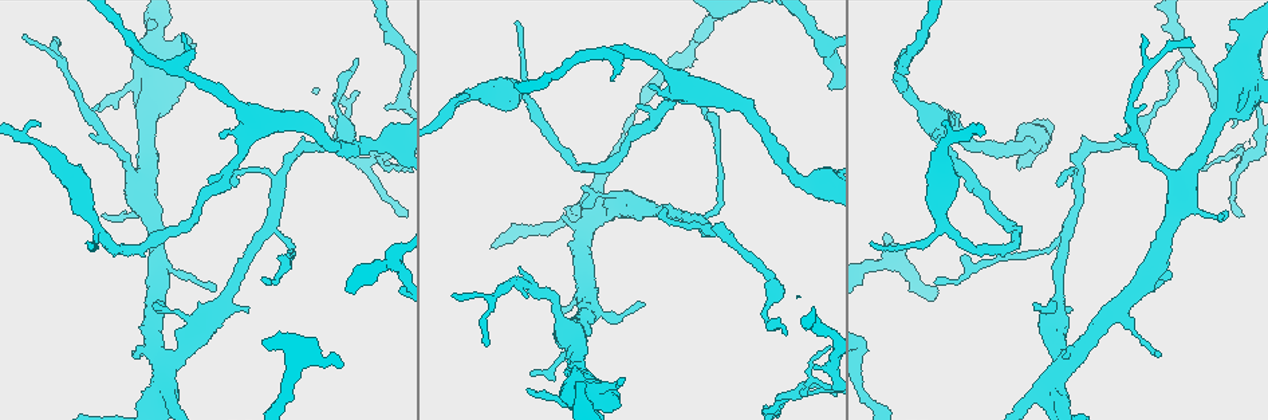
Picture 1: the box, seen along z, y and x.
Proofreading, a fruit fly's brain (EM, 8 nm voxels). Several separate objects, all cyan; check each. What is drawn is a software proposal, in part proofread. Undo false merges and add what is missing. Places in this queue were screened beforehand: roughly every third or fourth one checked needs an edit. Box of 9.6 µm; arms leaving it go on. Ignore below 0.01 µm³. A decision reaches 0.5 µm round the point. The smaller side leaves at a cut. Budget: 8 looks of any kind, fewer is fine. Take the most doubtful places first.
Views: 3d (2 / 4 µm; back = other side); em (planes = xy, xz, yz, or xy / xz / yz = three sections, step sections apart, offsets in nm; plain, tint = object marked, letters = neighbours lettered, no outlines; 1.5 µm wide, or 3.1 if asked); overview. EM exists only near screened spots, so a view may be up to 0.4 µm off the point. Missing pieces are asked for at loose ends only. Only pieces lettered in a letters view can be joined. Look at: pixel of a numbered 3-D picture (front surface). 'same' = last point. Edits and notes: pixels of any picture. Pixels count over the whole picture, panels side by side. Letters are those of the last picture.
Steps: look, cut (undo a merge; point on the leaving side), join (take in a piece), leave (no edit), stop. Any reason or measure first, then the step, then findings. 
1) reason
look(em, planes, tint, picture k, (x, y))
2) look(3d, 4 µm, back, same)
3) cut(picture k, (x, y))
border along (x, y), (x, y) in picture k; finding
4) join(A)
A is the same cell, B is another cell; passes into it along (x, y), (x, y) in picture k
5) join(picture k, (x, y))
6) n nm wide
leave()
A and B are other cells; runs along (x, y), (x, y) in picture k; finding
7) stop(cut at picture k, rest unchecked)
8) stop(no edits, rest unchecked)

branch stops here
look(em, xy, step 4, letters, picture 1, (1068, 313))

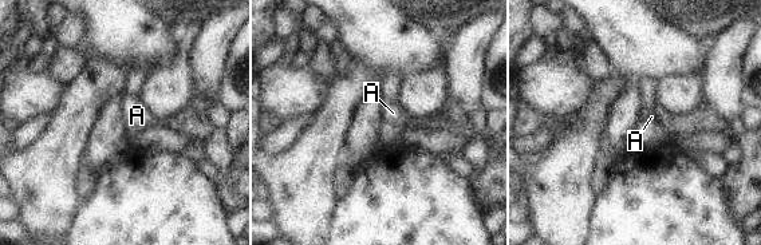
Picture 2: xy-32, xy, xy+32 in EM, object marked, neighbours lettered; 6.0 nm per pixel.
cut it another way
look(em, planes, letters, same)

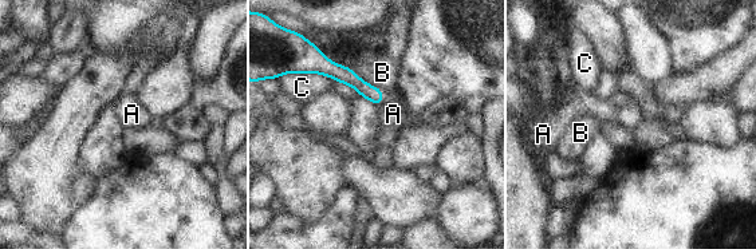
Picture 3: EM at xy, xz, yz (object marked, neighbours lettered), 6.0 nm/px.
leave()
A, B and C are other cells; border along (351, 68), (382, 91) in picture 3; none of them fits

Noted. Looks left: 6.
look(em, planes, letters, picture 1, (181, 35))

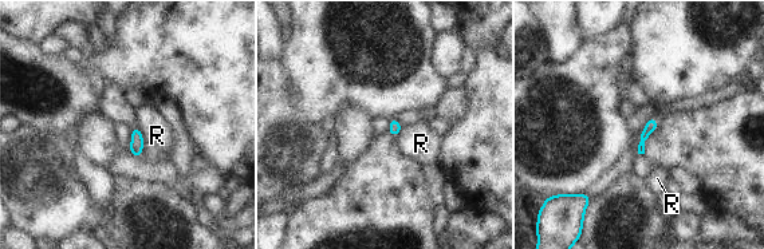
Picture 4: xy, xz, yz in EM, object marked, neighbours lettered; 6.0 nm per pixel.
leave()
R is another cell; border along (138, 127), (142, 135), (141, 157) in picture 4; none of them fits

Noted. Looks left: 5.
abrupt turn
look(em, planes, letters, picture 1, (362, 161))

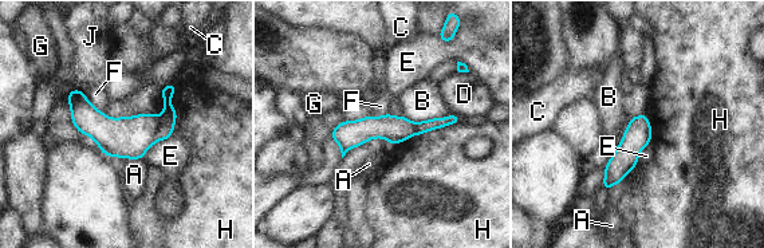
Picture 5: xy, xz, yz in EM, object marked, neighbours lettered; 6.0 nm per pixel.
cut(picture 5, (128, 137))
A, B, C, D, E, F, G, H and J are other cells; the part that leaves runs along (410, 125), (367, 128), (335, 136) in picture 5; two cells meet here

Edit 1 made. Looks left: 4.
stop(cut at picture 5, rest unchecked)

